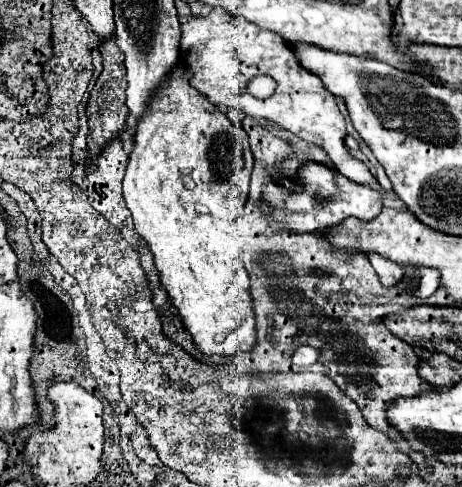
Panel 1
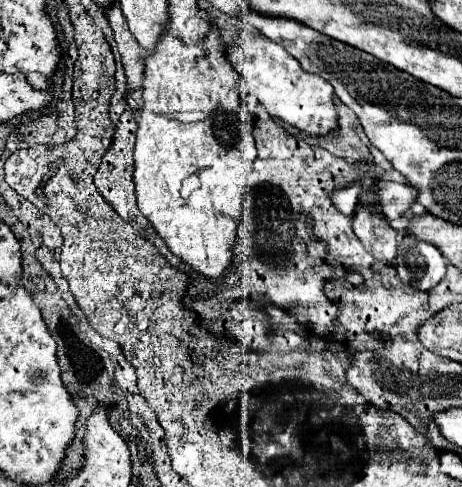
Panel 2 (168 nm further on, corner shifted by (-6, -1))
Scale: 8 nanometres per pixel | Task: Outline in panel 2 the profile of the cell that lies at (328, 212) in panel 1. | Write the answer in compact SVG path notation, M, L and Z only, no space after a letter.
M378 180L374 186L374 192L380 198L378 208L374 208L374 212L384 216L386 220L394 220L402 216L416 198L416 190L412 186L398 184L398 182Z

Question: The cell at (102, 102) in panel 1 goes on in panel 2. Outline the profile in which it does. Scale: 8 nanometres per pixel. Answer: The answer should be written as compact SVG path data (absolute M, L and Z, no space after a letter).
M114 2L112 8L106 10L106 18L112 26L114 40L118 44L118 52L122 56L122 68L126 74L126 94L132 94L136 88L142 86L142 70L144 70L144 64L140 62L138 42L130 34L126 18L124 18L118 2Z

